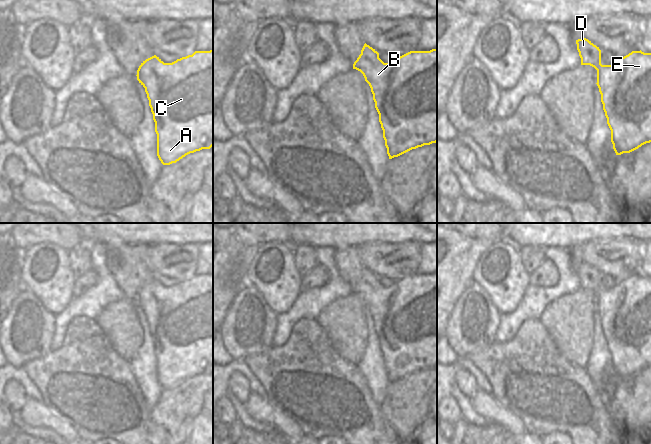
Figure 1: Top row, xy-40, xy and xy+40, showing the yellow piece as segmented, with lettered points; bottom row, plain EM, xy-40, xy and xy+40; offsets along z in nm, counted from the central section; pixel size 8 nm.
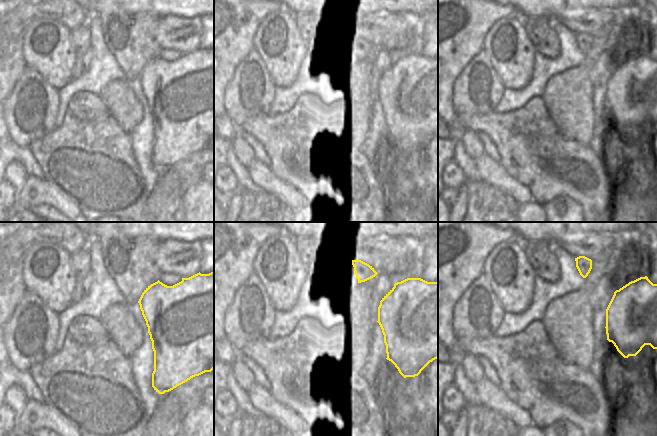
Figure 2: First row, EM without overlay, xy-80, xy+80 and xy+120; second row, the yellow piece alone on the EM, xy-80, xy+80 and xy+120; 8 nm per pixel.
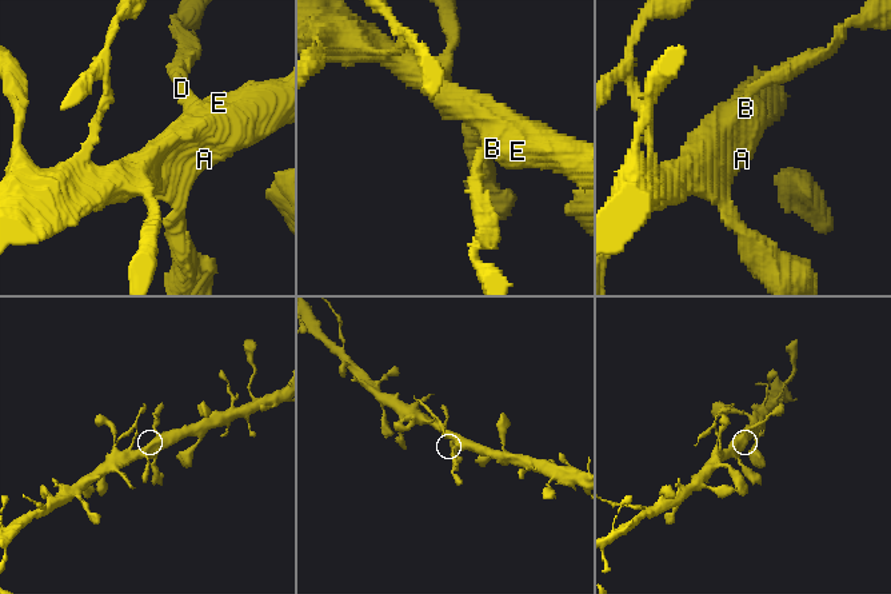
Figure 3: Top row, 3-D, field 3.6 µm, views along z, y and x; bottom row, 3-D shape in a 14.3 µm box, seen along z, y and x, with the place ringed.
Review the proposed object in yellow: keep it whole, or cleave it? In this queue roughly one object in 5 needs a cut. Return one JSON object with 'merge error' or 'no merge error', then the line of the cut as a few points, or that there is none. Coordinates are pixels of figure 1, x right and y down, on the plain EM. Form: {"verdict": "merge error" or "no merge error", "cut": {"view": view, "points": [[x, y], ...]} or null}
{"verdict": "no merge error", "cut": null}

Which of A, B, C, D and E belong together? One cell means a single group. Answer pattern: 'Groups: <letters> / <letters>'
Groups: A B C D E

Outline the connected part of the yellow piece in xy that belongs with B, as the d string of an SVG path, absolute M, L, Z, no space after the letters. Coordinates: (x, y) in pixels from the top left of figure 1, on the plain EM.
M365 267L353 293L363 298L371 312L389 383L437 366L437 273L410 275L390 287L384 287L379 277Z

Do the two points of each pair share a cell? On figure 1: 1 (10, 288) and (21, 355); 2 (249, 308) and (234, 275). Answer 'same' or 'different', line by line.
1: different
2: different

